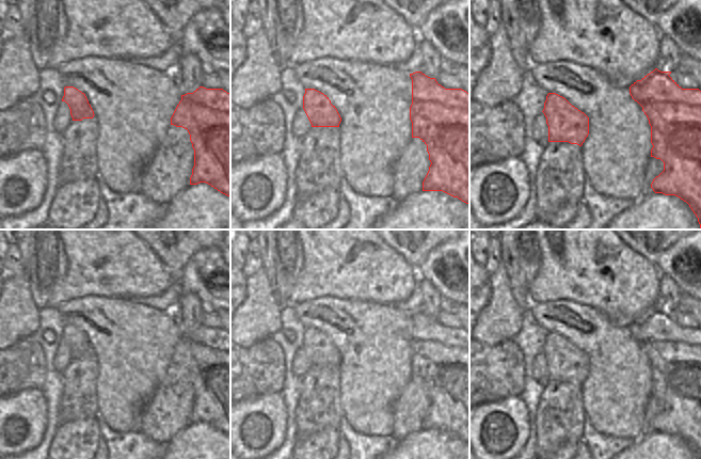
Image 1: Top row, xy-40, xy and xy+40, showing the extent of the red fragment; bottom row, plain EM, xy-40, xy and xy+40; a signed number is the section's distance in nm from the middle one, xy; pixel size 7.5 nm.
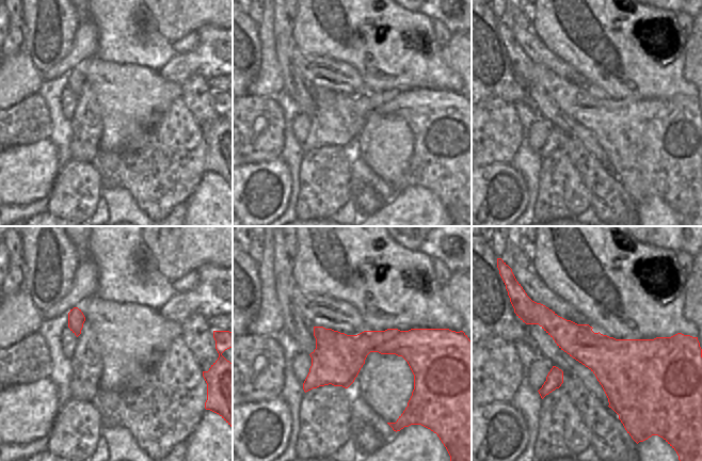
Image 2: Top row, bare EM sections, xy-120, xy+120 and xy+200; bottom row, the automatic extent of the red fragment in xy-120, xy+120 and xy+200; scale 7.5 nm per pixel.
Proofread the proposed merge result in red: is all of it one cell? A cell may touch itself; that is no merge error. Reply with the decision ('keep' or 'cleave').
cleave

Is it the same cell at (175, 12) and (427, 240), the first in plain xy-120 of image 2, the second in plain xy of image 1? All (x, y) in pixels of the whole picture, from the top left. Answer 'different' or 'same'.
same

